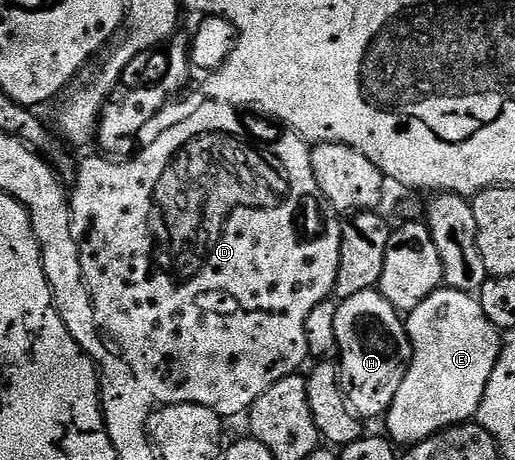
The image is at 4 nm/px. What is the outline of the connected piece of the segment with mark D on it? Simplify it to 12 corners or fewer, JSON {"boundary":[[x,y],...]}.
{"boundary":[[205,100],[86,158],[100,332],[161,406],[309,360],[340,231],[294,130]]}

